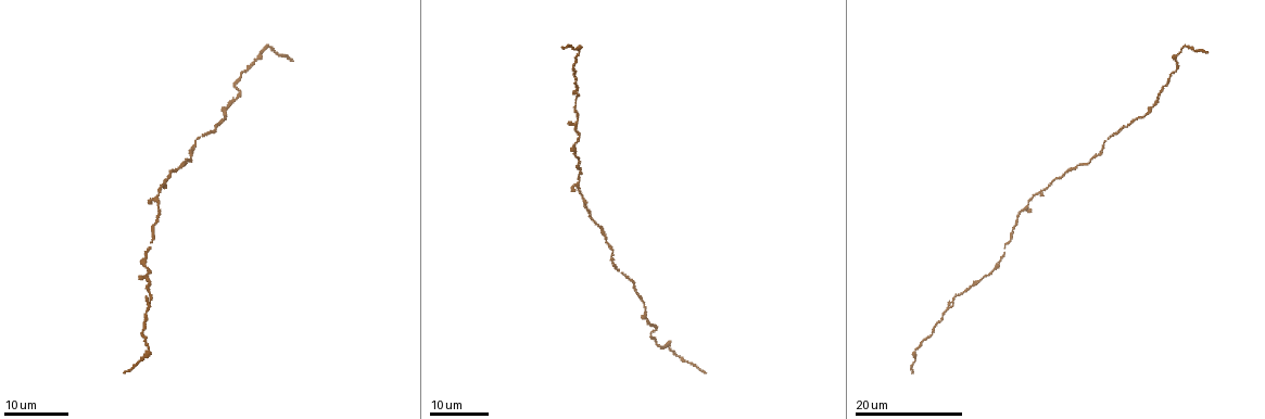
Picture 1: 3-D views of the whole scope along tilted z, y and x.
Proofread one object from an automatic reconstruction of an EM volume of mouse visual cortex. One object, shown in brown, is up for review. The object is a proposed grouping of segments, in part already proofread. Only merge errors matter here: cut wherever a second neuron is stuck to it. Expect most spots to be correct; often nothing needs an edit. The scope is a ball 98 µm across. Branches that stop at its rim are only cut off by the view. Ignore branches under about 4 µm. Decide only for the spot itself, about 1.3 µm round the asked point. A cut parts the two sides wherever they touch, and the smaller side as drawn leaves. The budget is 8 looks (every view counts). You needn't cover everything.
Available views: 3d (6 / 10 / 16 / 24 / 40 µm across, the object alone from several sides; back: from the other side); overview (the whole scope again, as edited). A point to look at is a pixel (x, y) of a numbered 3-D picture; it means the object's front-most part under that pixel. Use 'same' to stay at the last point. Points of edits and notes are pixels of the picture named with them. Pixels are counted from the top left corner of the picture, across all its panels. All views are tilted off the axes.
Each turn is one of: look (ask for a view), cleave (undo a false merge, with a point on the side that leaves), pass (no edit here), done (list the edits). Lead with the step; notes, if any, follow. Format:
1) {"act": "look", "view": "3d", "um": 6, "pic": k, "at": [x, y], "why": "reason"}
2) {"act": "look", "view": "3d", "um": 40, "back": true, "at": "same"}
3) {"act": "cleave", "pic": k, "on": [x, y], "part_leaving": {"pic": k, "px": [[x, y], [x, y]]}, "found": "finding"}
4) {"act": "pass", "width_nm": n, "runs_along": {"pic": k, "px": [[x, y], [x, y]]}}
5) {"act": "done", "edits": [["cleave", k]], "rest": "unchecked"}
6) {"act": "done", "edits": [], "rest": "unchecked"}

{"act": "look", "view": "3d", "um": 24, "pic": 1, "at": [147, 309], "why": "thin neck"}

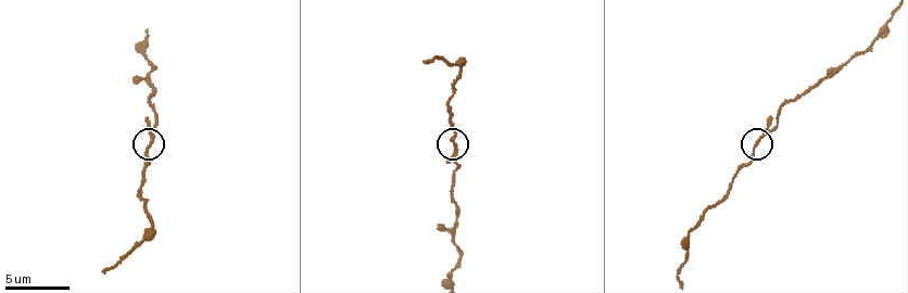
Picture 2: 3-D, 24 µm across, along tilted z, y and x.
{"act": "look", "view": "3d", "um": 10, "pic": 2, "at": [454, 142], "why": "closer look"}

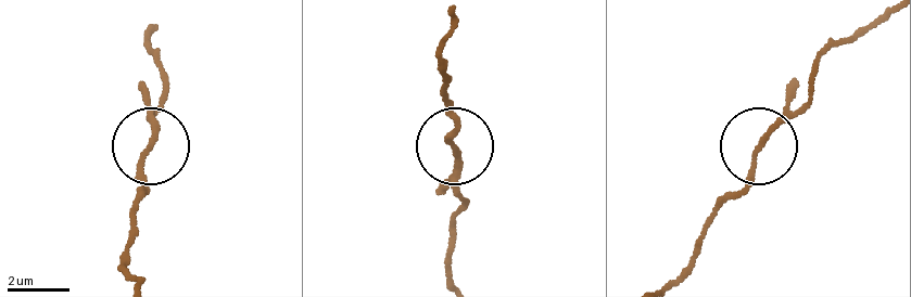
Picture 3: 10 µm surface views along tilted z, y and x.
{"act": "look", "view": "3d", "um": 10, "back": true, "pic": 3, "at": [759, 151]}

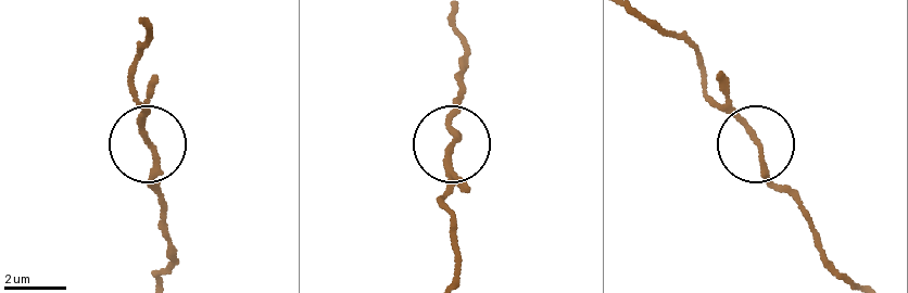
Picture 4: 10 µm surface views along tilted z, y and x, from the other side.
{"act": "pass", "runs_along": {"pic": 4, "px": [[641, 14], [688, 43], [711, 98], [809, 214]]}, "found": "continuous, no second neuron"}

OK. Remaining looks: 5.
{"act": "look", "view": "3d", "um": 10, "pic": 2, "at": [145, 33], "why": "thick turns thin"}

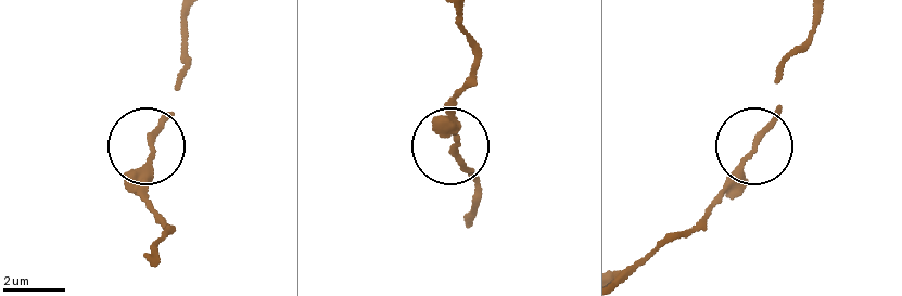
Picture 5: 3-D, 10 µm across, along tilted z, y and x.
{"act": "look", "view": "3d", "um": 10, "back": true, "pic": 5, "at": [754, 145]}

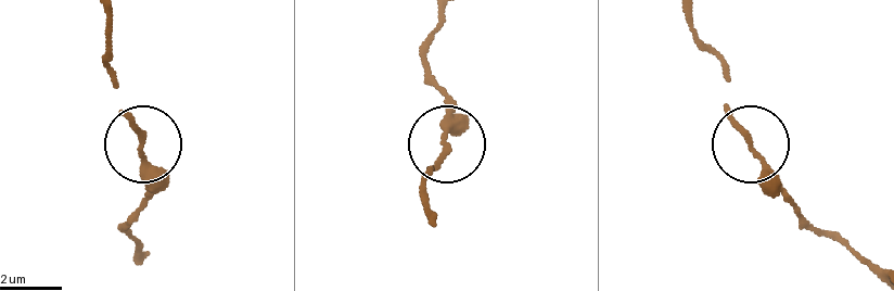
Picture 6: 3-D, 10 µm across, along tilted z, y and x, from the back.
{"act": "pass", "runs_along": {"pic": 6, "px": [[104, 13], [103, 57], [138, 137], [144, 198]]}, "found": "continuous, no second neuron"}

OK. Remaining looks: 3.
{"act": "look", "view": "3d", "um": 16, "pic": 1, "at": [1075, 165], "why": "thick turns thin"}

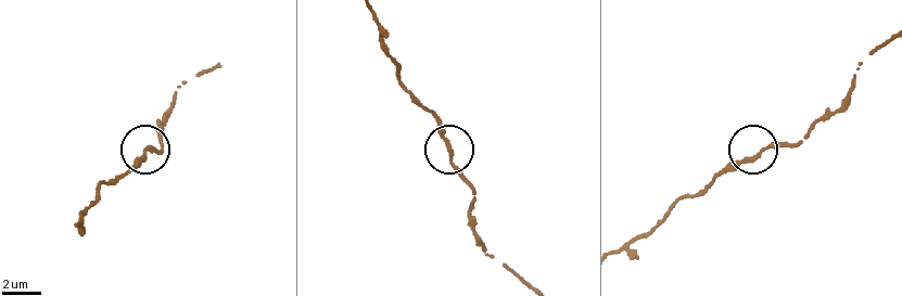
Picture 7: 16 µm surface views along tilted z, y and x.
{"act": "look", "view": "3d", "um": 10, "pic": 7, "at": [752, 158], "why": "zoom in"}

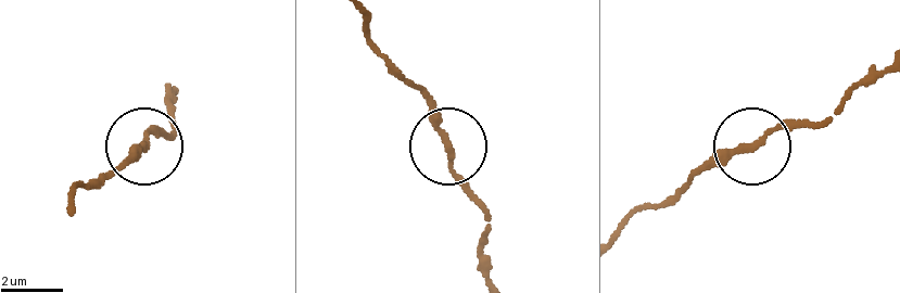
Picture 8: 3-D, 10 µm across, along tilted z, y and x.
{"act": "pass", "found": "all the same neuron"}

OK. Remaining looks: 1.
{"act": "done", "edits": [], "rest": "unchecked"}

